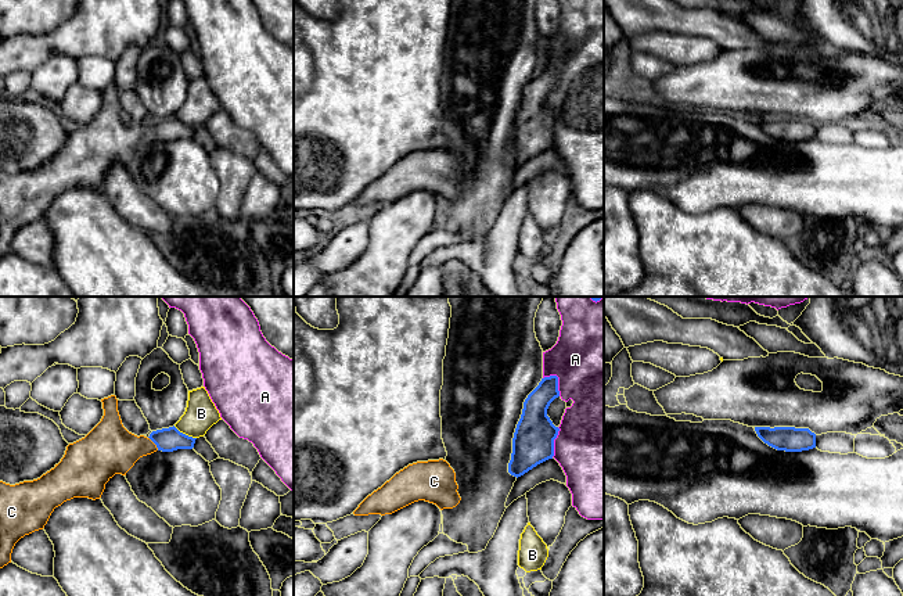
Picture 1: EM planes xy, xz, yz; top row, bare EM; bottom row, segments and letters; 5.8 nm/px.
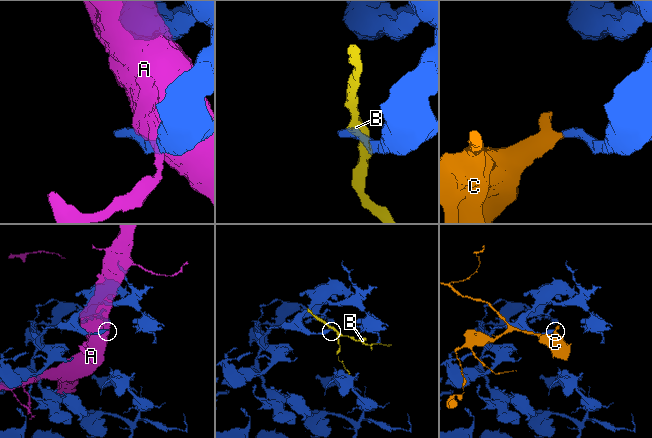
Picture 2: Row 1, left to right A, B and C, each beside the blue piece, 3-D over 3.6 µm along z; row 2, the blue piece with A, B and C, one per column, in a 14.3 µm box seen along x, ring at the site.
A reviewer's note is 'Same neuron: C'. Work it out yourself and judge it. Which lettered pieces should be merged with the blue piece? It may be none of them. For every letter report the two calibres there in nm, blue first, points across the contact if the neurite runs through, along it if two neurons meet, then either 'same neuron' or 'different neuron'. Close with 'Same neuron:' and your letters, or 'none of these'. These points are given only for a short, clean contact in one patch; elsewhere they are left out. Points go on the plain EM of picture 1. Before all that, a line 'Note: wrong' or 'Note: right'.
Note: right
A: 150 nm thick on the blue side, 480 nm on the other; different neuron
B: 140 nm thick on the blue side, 190 nm on the other; border along xy (173, 115), (195, 128); different neuron
C: 140 nm thick on the blue side, 280 nm on the other; runs through xy (166, 129), (154, 132), (112, 139); same neuron
Same neuron: C

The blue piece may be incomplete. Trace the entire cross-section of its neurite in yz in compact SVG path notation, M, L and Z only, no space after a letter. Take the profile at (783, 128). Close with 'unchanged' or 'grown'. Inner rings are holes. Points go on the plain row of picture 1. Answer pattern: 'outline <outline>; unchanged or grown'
outline M755 116L758 126L769 136L785 141L802 141L816 137L816 123L809 118Z; unchanged

